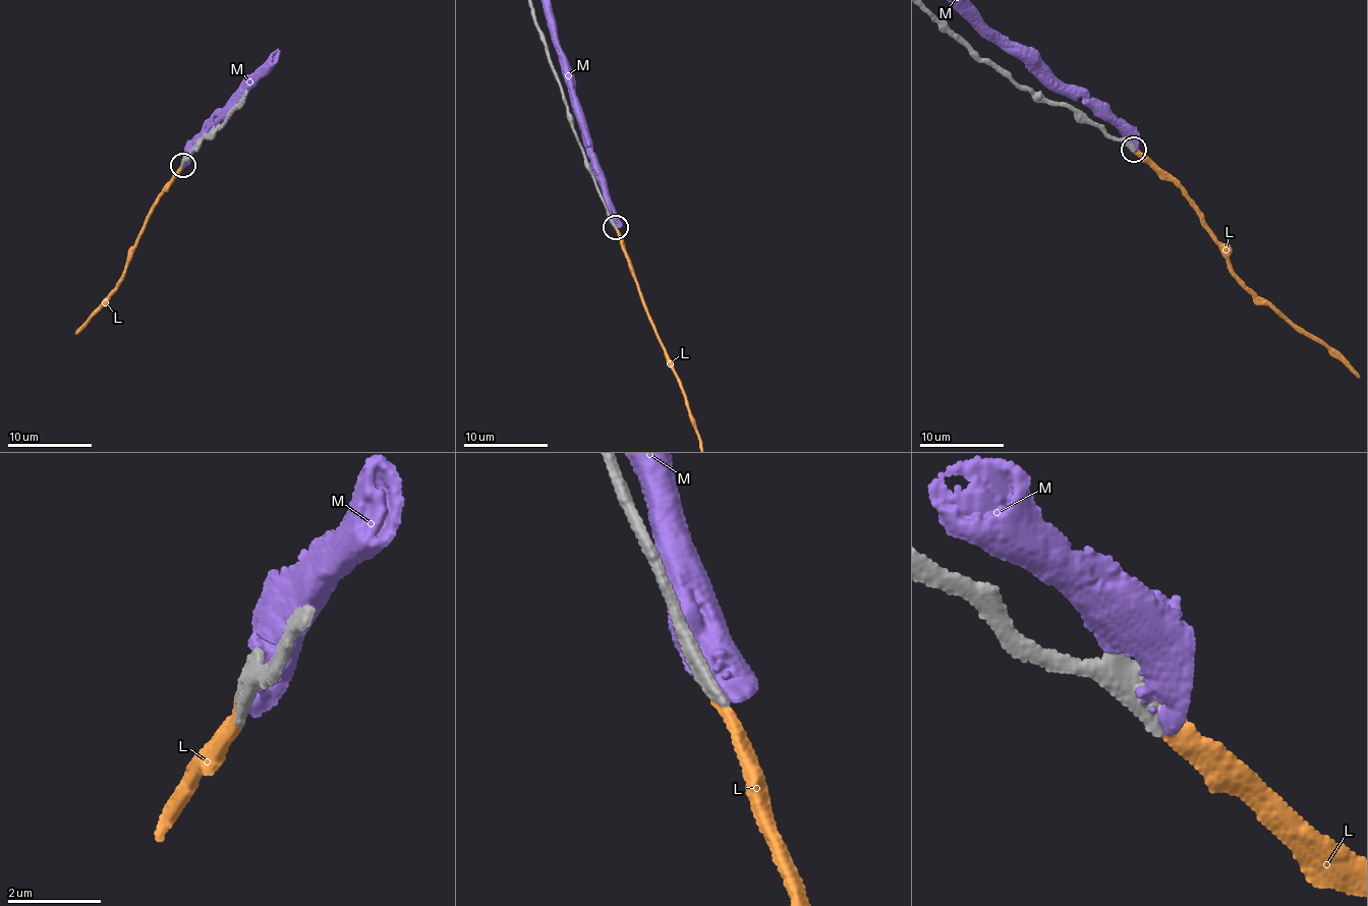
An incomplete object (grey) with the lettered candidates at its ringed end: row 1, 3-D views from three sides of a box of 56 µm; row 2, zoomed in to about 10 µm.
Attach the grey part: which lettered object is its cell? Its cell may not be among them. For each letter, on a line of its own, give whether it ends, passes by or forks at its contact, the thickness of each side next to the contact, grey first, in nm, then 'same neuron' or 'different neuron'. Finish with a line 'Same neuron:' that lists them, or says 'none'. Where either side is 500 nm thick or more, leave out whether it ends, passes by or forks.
L: it ends; calibres 440 and 320 nm; same neuron
M: it forks; calibres 480 and 240 nm; different neuron
Same neuron: L

